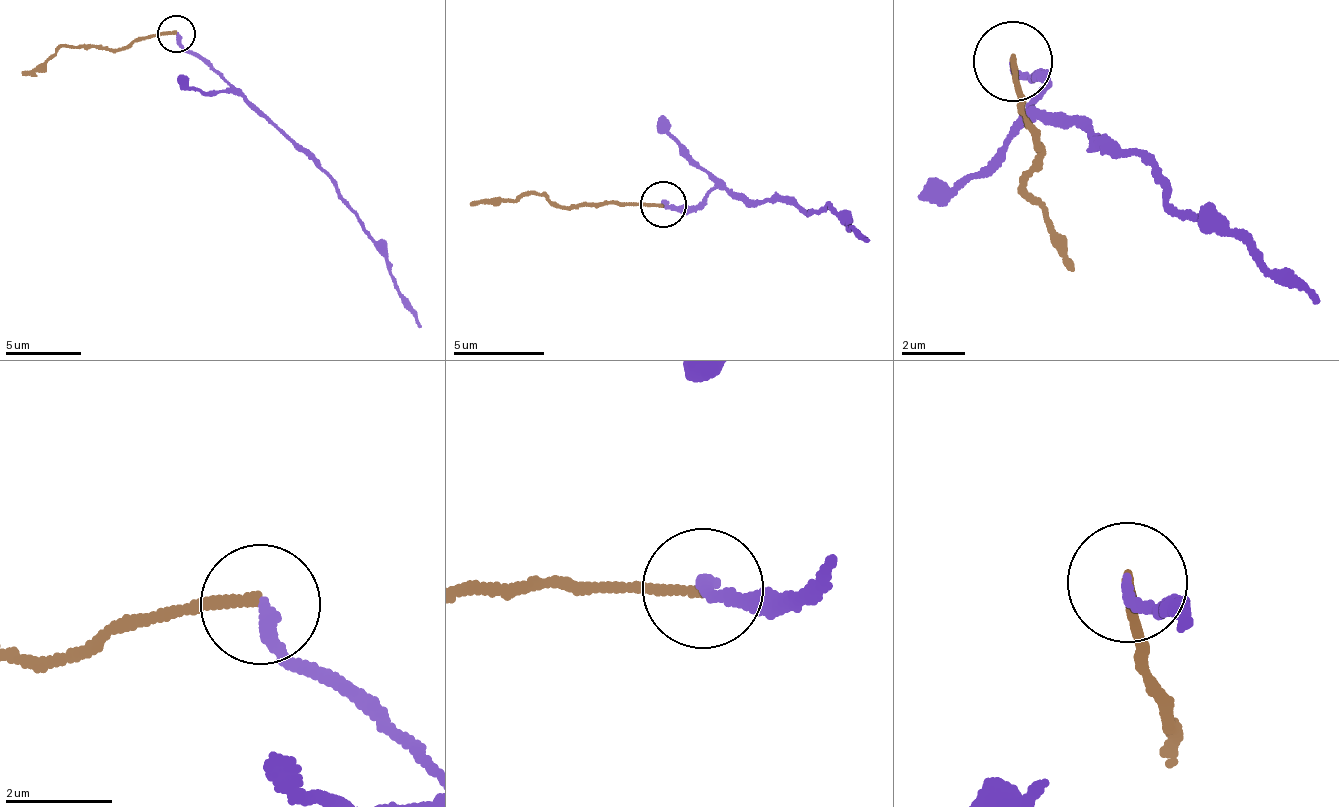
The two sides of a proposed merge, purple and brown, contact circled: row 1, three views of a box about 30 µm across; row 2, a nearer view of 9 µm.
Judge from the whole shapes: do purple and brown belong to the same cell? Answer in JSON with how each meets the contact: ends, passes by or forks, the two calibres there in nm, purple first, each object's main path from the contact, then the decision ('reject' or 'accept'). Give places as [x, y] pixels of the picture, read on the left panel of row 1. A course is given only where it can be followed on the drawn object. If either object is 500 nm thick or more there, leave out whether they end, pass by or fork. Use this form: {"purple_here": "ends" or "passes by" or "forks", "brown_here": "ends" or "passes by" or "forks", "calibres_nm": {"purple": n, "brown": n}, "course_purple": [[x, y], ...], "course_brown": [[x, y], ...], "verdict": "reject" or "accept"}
{"purple_here": "ends", "brown_here": "ends", "calibres_nm": {"purple": 200, "brown": 180}, "course_purple": [[177, 33], [177, 40], [232, 83], [299, 144], [334, 182], [420, 327]], "course_brown": [[177, 33], [95, 50], [59, 45], [21, 76]], "verdict": "reject"}

